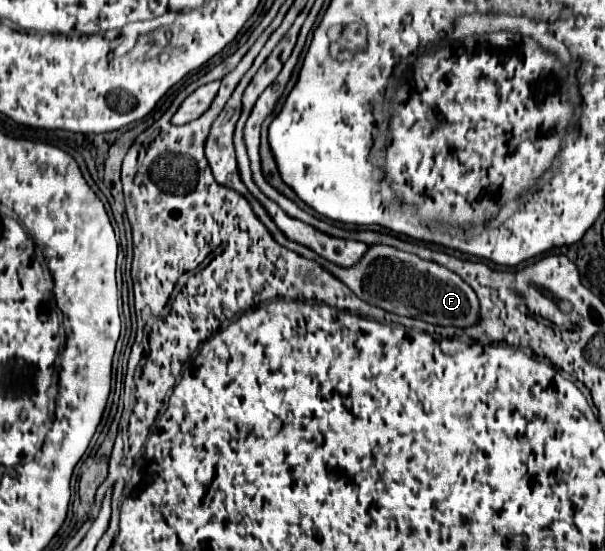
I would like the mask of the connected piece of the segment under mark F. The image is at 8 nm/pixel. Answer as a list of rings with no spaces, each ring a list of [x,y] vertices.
[[[291,239],[285,241],[285,247],[291,251],[297,251],[299,255],[305,255],[307,259],[315,259],[319,265],[323,265],[327,271],[331,271],[337,279],[341,279],[359,299],[367,301],[369,305],[377,305],[385,311],[423,319],[433,325],[457,325],[457,327],[471,327],[479,319],[479,303],[473,289],[461,281],[459,275],[449,271],[447,267],[417,257],[415,253],[407,253],[403,249],[375,243],[367,247],[367,253],[361,257],[359,263],[351,267],[339,267],[335,263],[329,263],[327,259],[321,259],[315,251],[309,247],[305,249],[301,243],[295,243]]]

